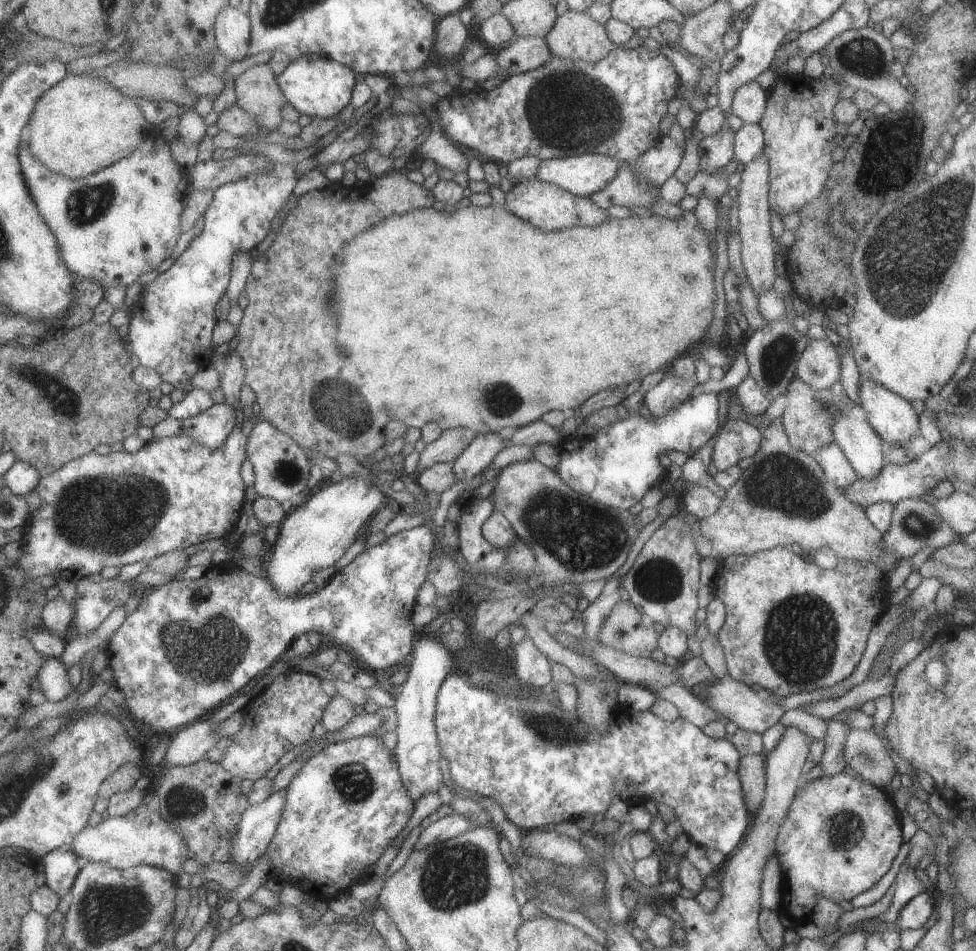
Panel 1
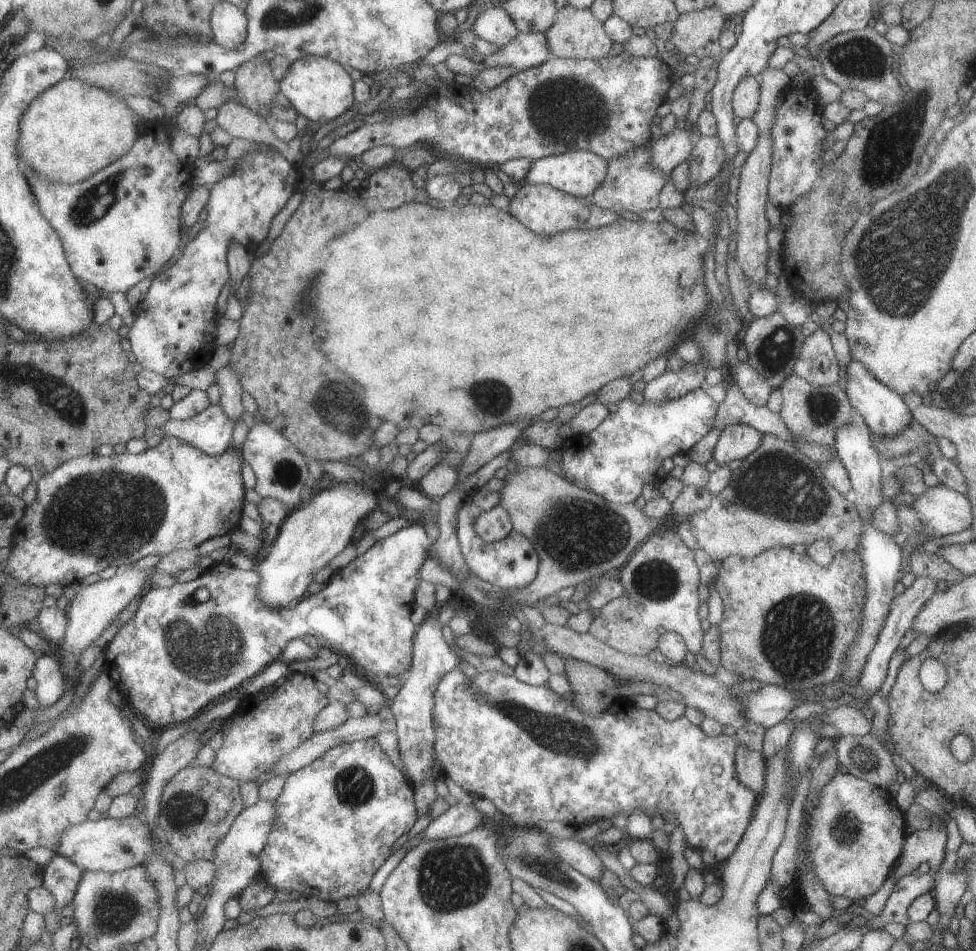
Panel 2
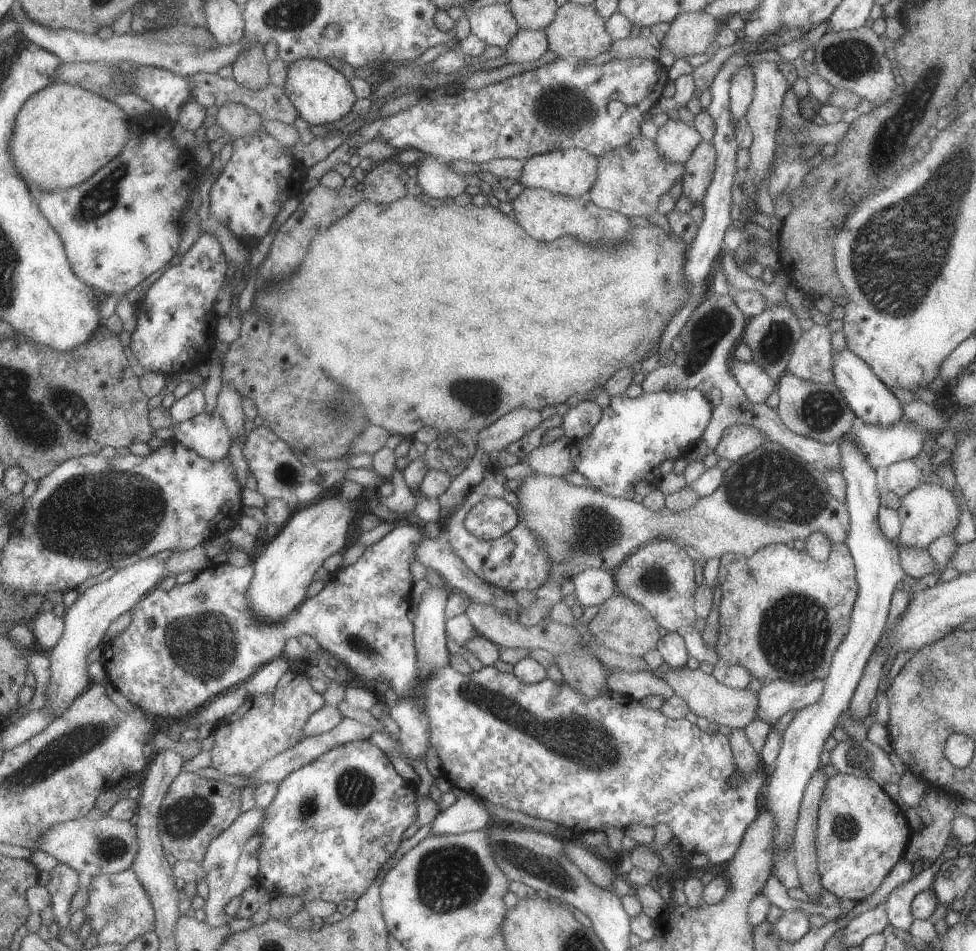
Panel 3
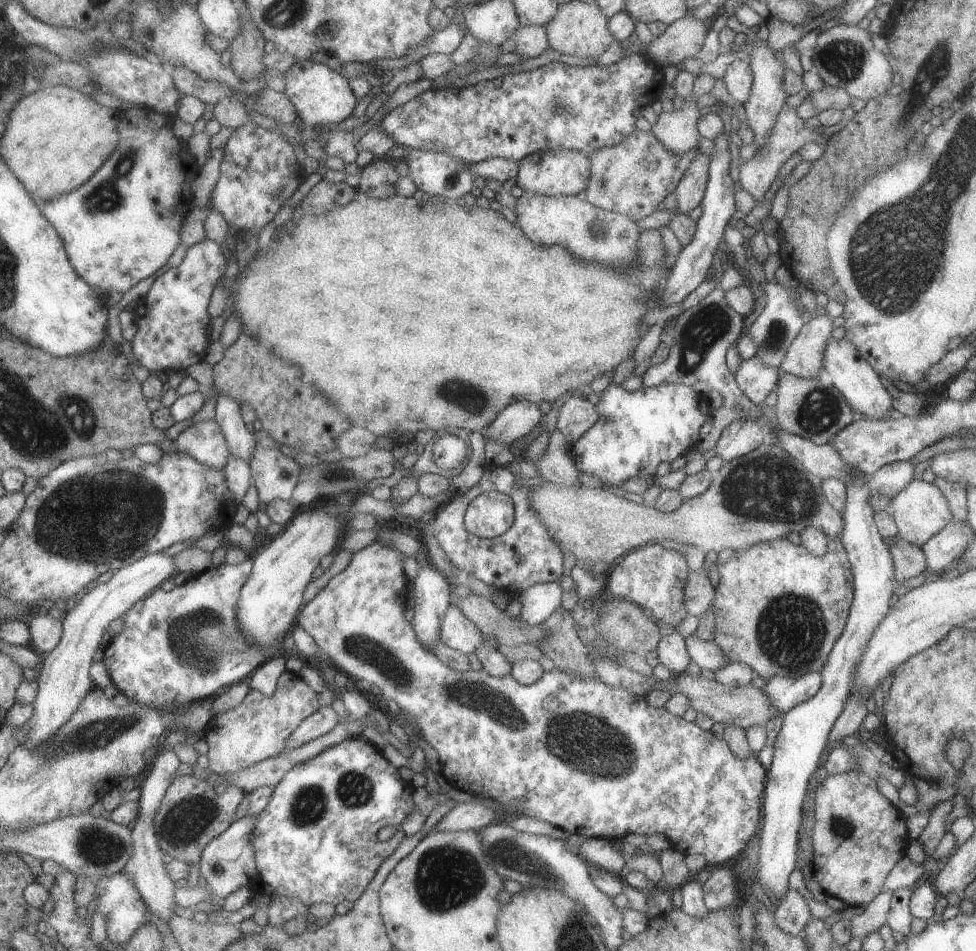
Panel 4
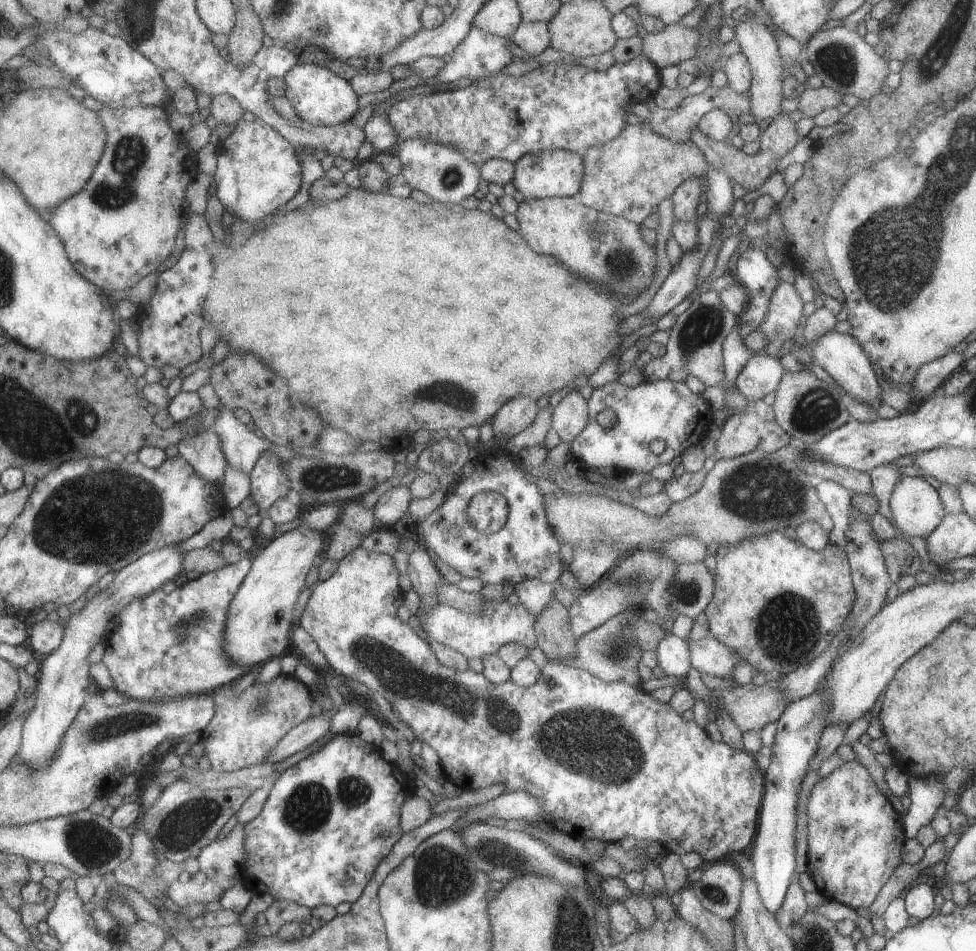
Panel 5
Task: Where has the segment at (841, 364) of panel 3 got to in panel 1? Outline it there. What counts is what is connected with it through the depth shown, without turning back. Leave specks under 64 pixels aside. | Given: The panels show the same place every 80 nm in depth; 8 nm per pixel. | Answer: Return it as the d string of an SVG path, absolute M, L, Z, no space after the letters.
M859 374L859 386L857 386L857 400L859 401L859 408L863 409L866 422L873 428L873 431L885 442L899 443L904 445L909 440L919 435L919 418L915 414L915 410L909 404L909 401L902 397L896 396L893 392L889 392L871 382L869 378L865 378L863 374Z

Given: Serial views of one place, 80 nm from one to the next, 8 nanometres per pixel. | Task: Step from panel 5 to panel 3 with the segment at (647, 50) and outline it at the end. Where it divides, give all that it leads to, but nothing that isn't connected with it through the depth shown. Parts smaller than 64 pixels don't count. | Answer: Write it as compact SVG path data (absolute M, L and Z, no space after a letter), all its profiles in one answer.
M683 11L670 23L659 44L671 52L675 60L703 54L716 40L720 25L722 21L703 11Z

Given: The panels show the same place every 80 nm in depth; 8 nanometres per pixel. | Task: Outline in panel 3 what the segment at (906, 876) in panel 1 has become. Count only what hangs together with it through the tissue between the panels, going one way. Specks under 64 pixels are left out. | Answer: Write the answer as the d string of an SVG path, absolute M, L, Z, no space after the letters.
M946 845L941 852L941 856L937 860L931 862L931 866L927 870L919 872L912 876L909 880L901 882L895 886L885 901L885 913L887 914L888 925L902 931L908 931L913 919L910 914L911 900L915 894L926 889L932 889L932 883L939 870L939 866L947 860L957 857L957 849Z

